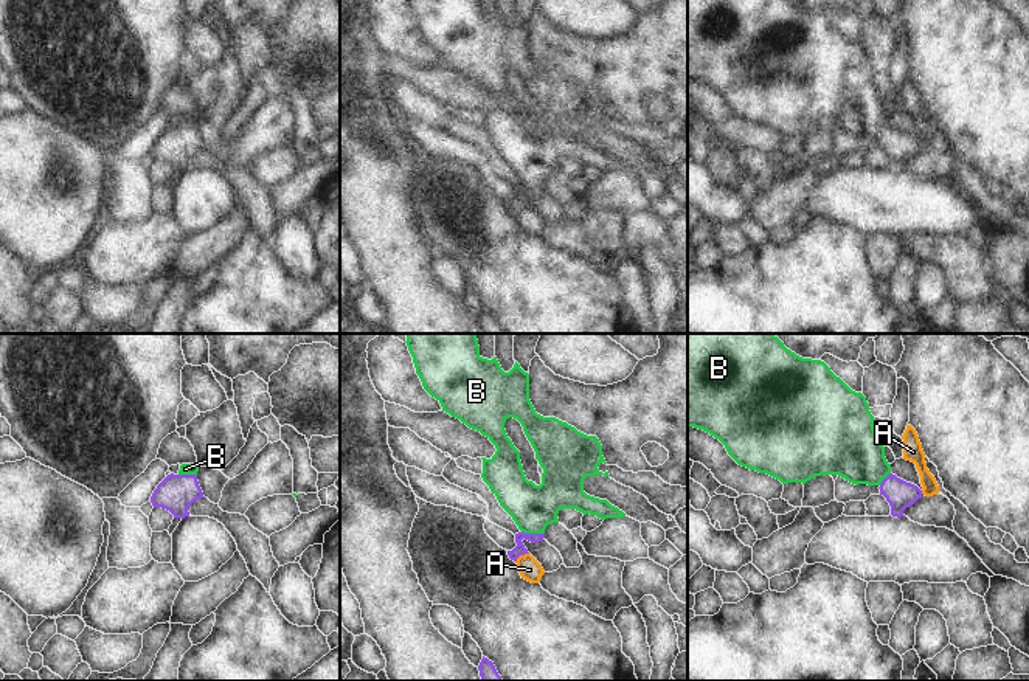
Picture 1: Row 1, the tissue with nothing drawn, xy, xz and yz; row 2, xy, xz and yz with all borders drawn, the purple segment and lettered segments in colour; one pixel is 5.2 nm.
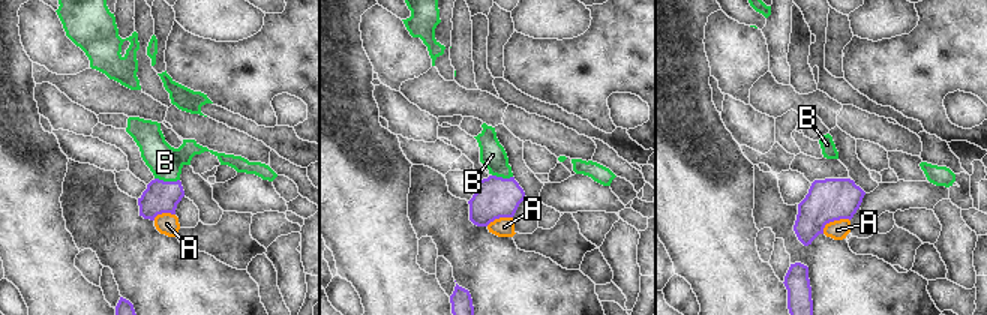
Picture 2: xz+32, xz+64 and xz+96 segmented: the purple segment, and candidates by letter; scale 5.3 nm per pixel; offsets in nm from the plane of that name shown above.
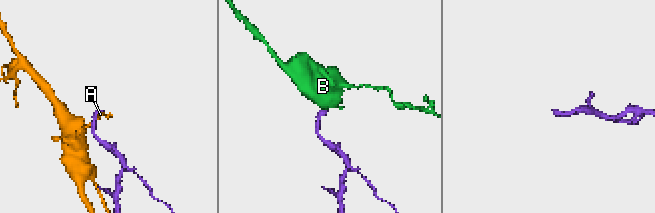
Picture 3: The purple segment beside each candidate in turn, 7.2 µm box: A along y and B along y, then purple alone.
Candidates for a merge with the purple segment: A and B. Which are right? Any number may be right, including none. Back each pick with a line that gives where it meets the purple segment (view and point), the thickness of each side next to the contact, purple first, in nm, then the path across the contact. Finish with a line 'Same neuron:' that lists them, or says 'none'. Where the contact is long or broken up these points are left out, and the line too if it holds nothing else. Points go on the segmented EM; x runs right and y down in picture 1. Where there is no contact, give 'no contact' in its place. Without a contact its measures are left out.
B: xz (533, 534) | 60/240 nm | across xz (519, 549), (519, 540), (533, 534), (533, 508)
Same neuron: B

